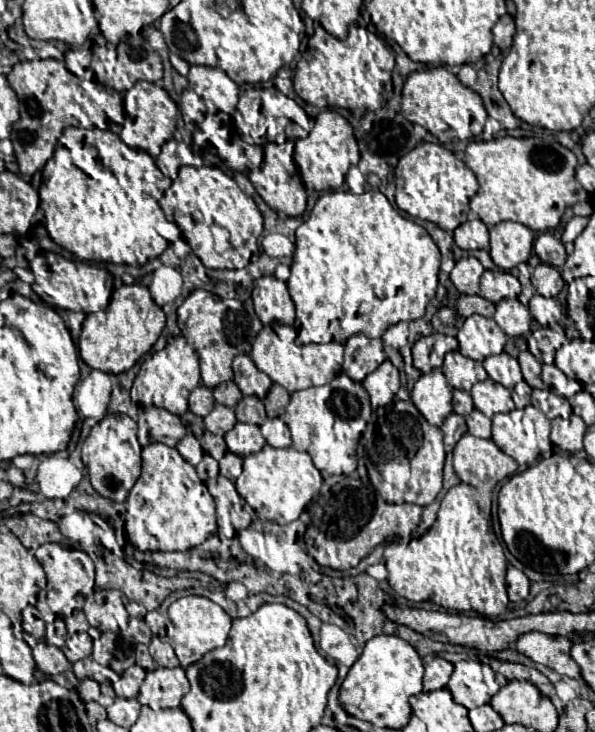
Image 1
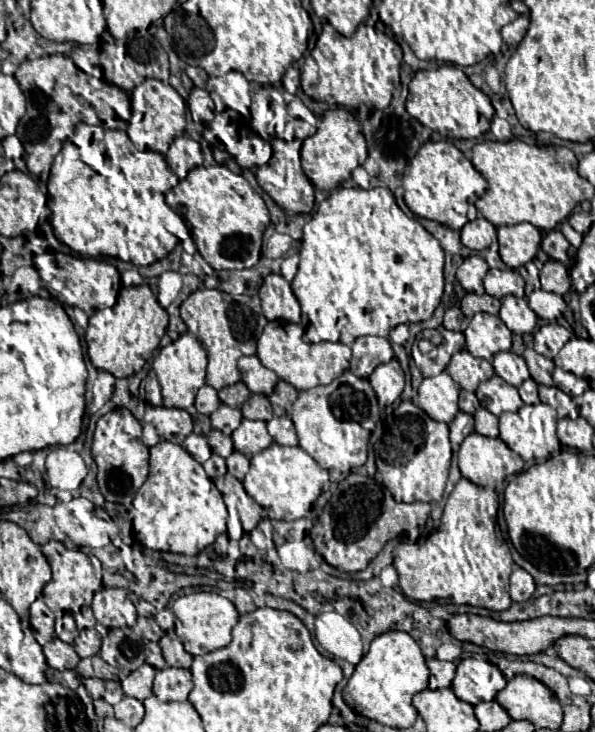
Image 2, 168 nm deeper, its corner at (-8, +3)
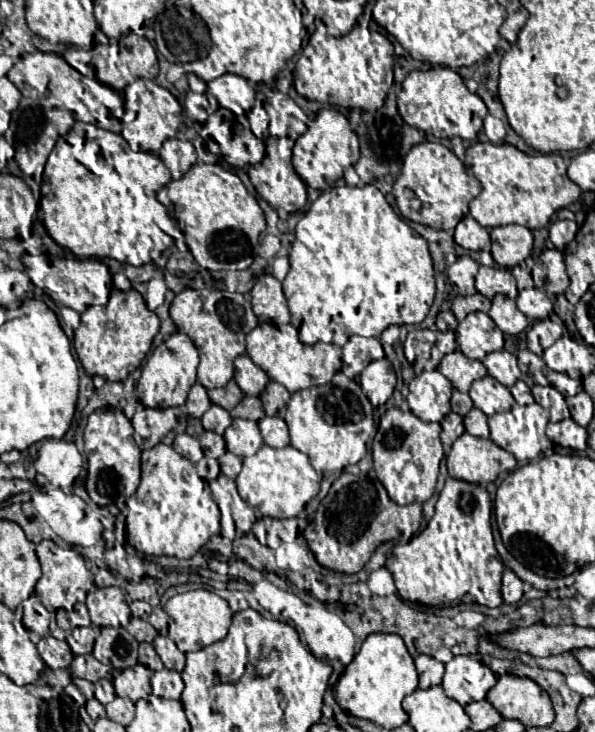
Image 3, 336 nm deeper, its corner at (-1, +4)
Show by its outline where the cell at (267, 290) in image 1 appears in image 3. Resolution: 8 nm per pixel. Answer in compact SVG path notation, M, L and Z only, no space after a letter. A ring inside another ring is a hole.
M261 275L251 289L251 303L261 323L285 325L289 323L289 307L281 289L281 281L273 275Z

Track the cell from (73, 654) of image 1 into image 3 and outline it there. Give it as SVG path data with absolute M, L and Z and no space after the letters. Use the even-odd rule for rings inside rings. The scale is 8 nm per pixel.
M92 623L89 626L72 627L72 634L66 640L74 655L85 655L92 652L99 633L101 628L97 628Z

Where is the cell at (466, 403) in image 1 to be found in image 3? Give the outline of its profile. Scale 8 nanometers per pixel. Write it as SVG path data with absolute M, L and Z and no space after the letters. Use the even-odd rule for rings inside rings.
M453 391L453 397L451 397L451 407L453 407L453 411L457 413L457 415L467 415L471 409L473 409L473 401L471 401L471 397L467 395L467 393L461 393L461 391Z

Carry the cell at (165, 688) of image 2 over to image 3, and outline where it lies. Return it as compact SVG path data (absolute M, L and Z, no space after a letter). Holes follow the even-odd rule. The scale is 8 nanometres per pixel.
M163 669L151 677L151 687L153 687L153 695L157 695L157 697L179 699L181 691L183 691L183 679L177 671Z

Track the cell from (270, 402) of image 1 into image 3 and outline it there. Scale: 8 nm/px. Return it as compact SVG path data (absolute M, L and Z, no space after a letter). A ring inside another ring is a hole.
M269 381L265 391L261 393L261 403L263 403L263 409L265 409L267 415L283 417L289 399L291 399L291 393L283 385L279 385L275 381Z

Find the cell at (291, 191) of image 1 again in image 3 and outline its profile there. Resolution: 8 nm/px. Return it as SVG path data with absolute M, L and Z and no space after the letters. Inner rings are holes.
M269 137L263 161L249 167L249 179L251 179L257 195L263 201L267 201L273 209L285 209L287 213L297 213L307 203L307 187L291 165L291 147L293 147L293 139L289 139L289 137L285 137L285 139Z

